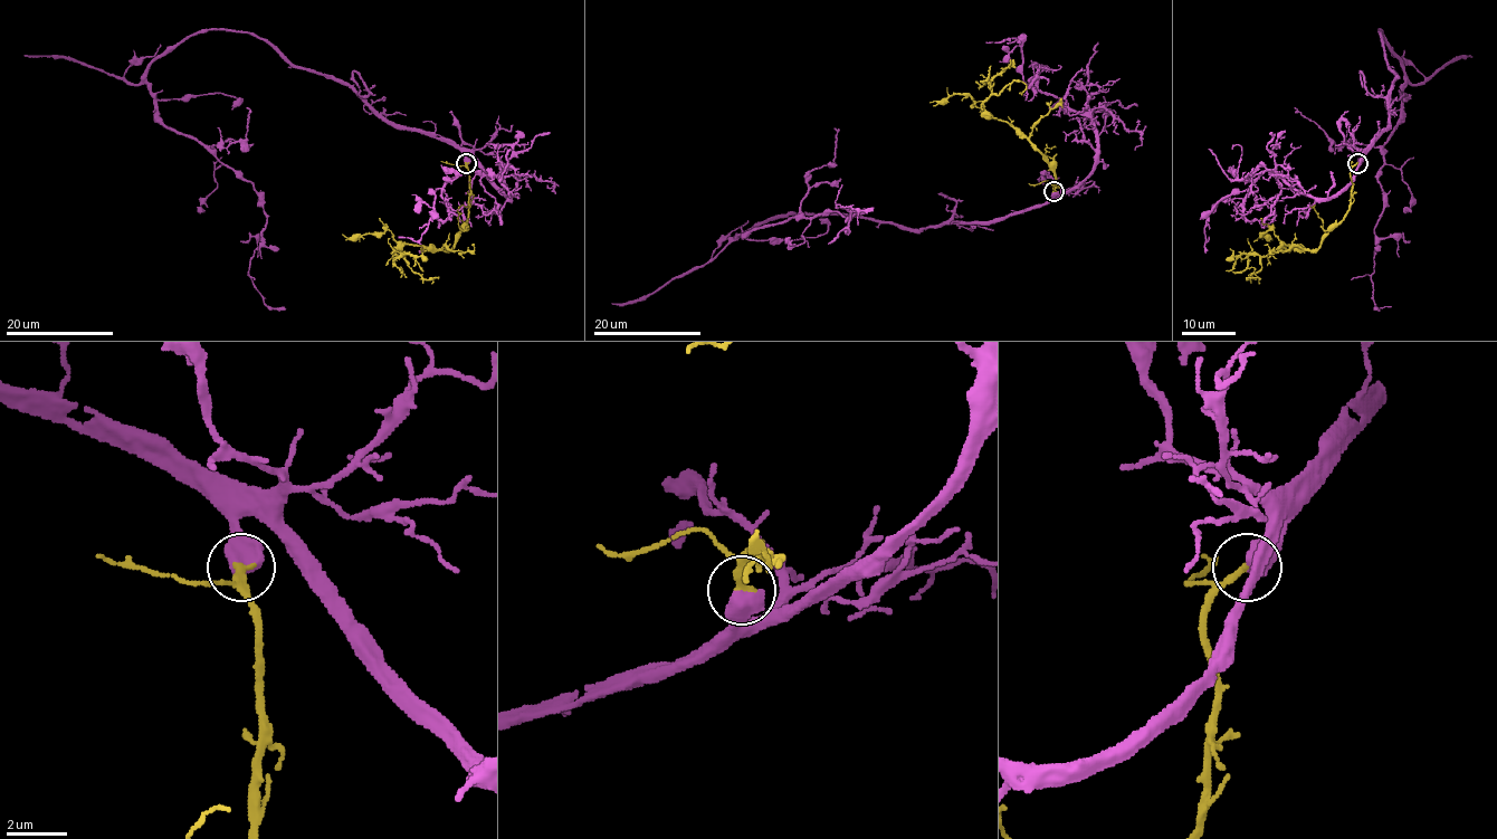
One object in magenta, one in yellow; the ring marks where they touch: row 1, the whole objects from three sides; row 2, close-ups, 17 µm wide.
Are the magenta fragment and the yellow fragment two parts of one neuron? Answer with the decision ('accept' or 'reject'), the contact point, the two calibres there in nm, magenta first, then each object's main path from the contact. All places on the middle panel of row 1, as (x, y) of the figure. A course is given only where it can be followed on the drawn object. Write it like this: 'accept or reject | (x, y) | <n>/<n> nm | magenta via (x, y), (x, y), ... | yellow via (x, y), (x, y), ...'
accept | (1054, 191) | 700/280 nm | magenta via (1054, 191), (982, 221), (787, 213), (733, 239), (873, 207) | yellow via (1054, 191), (1054, 170), (1007, 122), (992, 117), (983, 104), (1013, 80), (1026, 85), (1019, 93)

